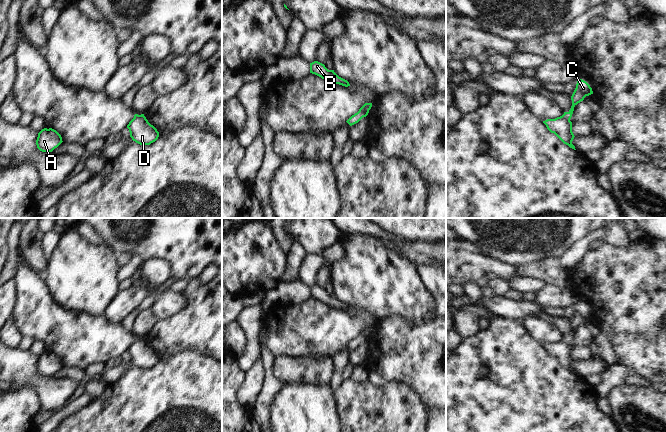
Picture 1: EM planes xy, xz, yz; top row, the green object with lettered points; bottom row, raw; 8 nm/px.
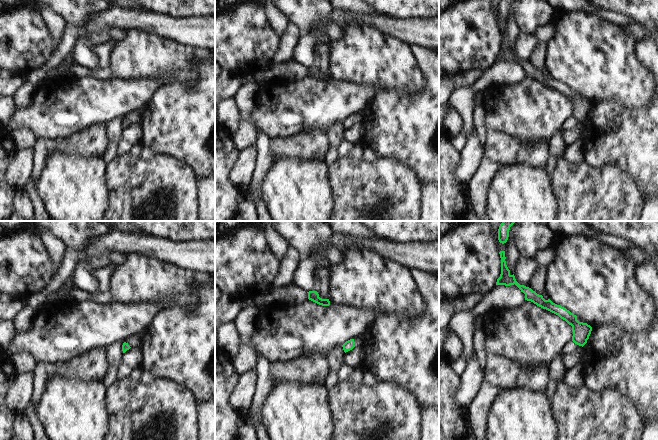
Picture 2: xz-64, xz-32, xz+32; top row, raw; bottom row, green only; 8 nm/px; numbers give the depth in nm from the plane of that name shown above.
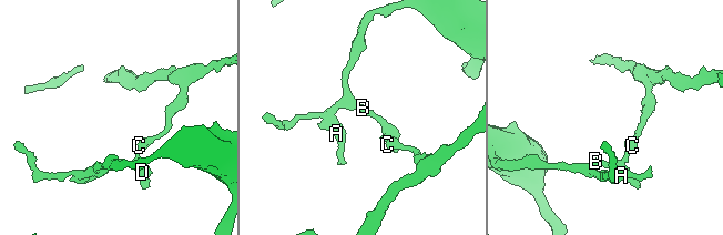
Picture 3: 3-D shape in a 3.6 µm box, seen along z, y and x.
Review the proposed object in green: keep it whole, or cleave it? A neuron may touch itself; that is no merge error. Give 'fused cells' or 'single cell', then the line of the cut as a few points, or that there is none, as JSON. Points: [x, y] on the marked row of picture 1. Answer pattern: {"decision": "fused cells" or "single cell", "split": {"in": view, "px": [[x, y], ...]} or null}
{"decision": "fused cells", "split": {"in": "yz", "px": [[562, 115], [569, 120]]}}

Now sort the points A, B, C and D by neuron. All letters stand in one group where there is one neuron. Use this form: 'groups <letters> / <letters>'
groups A B D / C

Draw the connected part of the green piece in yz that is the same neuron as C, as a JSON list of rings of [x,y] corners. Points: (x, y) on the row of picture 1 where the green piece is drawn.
[[[582,79],[577,80],[576,88],[571,96],[572,100],[571,109],[568,112],[564,112],[563,114],[564,118],[570,120],[574,111],[574,107],[578,103],[583,101],[586,96],[589,96],[591,94],[593,94],[593,91],[590,85]]]

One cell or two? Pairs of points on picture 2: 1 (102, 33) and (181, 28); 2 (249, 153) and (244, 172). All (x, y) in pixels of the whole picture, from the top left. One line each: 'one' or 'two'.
1: one
2: one

